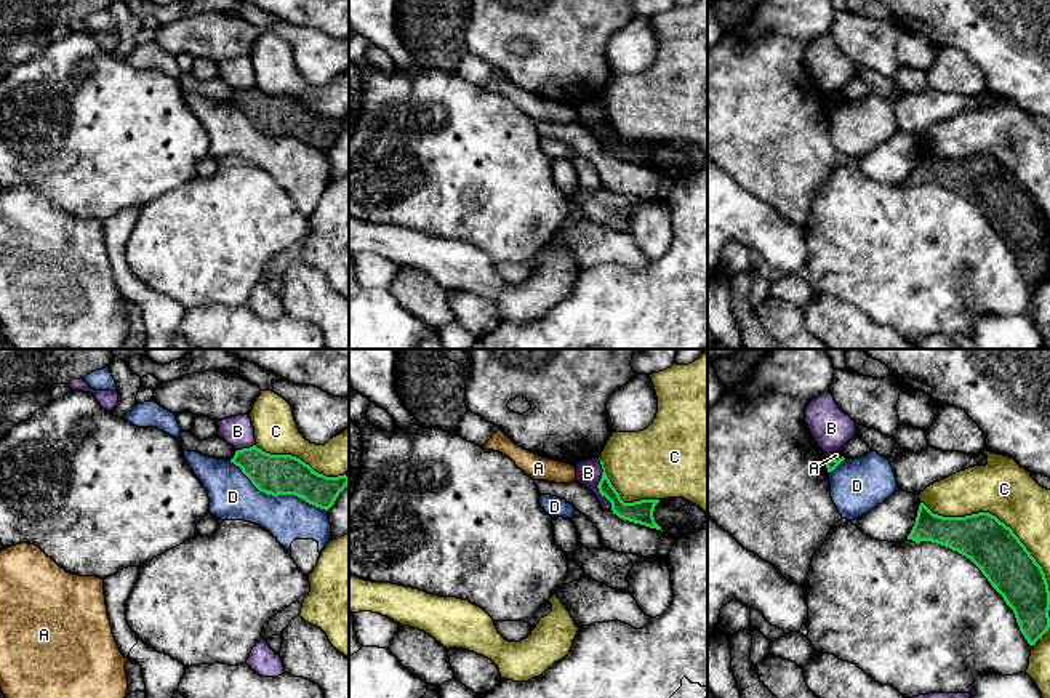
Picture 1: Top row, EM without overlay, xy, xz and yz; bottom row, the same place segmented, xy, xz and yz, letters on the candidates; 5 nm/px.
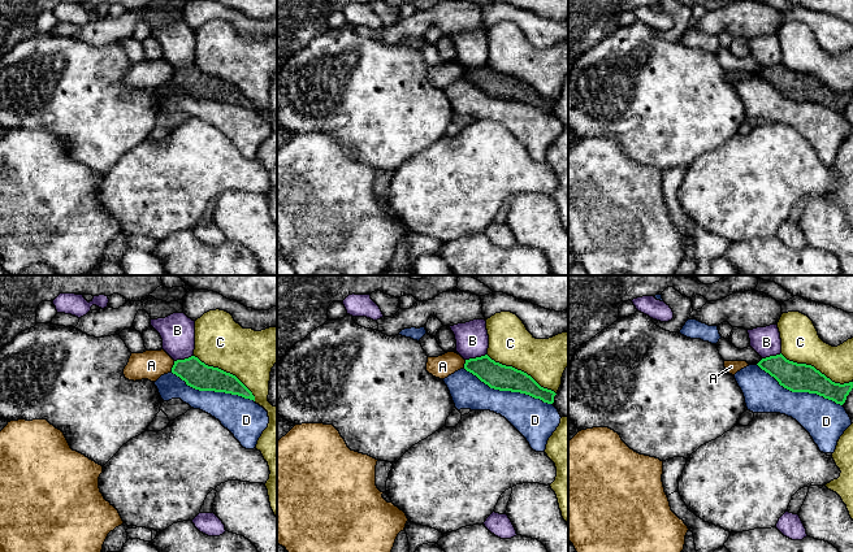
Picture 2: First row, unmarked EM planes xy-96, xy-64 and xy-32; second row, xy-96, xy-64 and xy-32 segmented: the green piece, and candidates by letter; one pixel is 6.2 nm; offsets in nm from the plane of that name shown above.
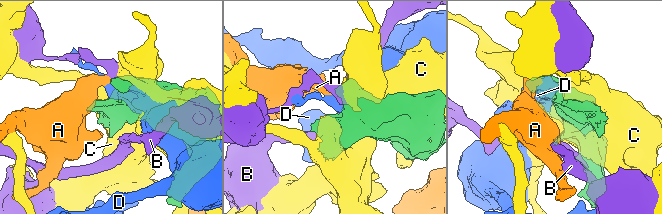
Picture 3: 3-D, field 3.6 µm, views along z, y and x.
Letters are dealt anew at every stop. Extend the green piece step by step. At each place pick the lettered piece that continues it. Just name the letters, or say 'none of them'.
none of them

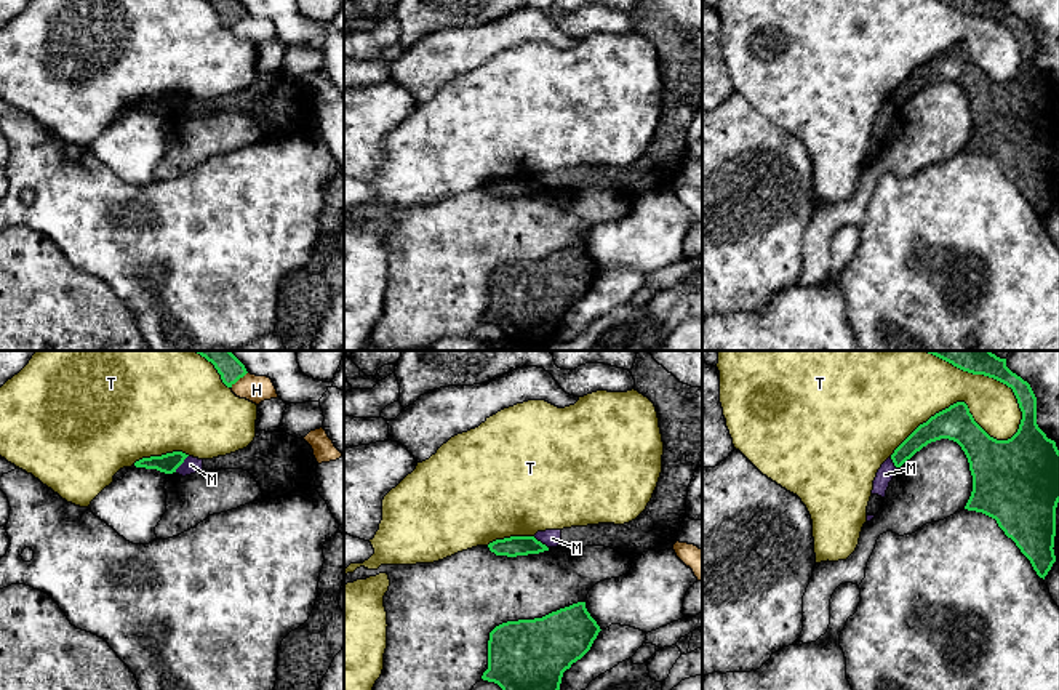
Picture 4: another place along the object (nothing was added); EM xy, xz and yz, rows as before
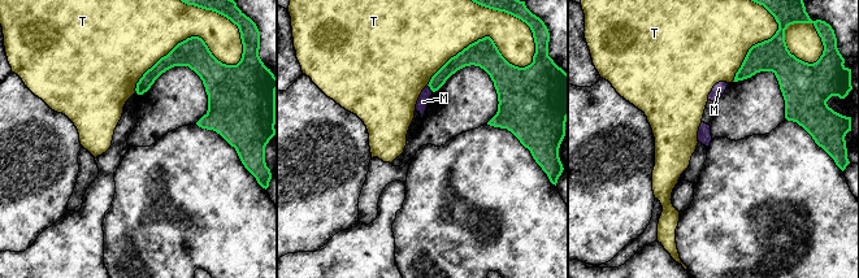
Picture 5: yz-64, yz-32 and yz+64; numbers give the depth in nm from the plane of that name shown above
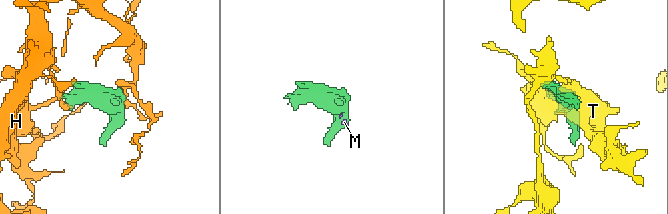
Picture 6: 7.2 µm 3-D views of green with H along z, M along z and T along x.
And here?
none of them

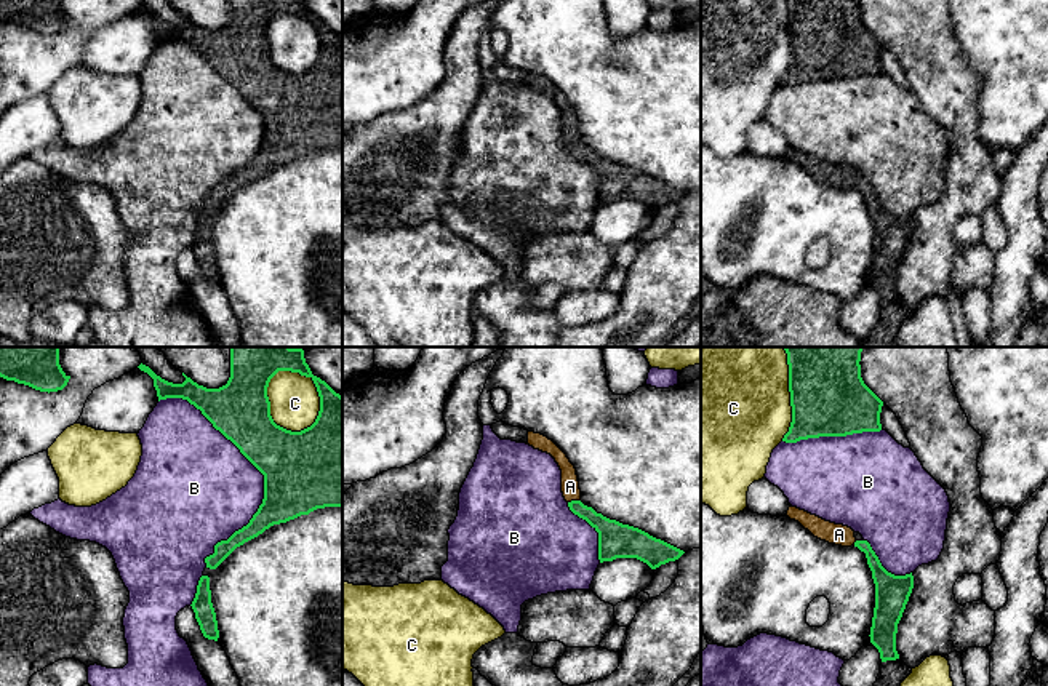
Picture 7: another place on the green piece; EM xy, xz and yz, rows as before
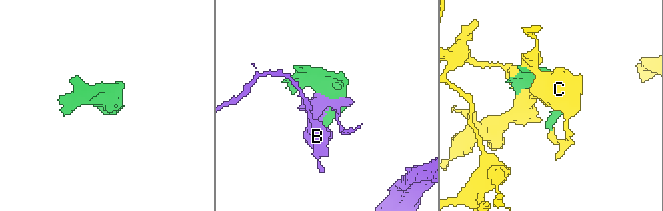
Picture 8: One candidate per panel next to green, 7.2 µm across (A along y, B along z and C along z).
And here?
A

